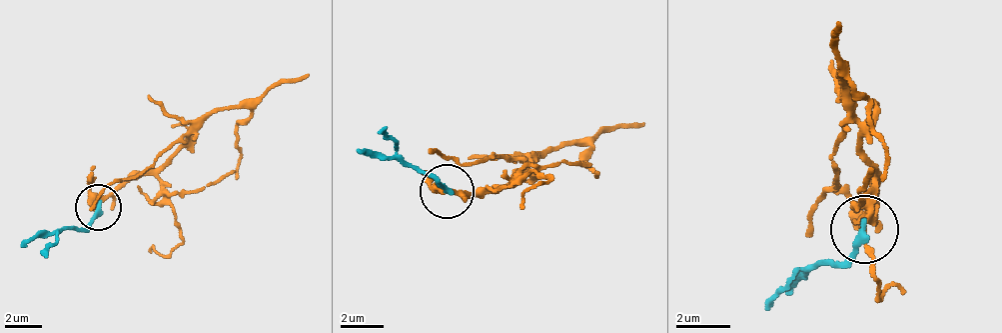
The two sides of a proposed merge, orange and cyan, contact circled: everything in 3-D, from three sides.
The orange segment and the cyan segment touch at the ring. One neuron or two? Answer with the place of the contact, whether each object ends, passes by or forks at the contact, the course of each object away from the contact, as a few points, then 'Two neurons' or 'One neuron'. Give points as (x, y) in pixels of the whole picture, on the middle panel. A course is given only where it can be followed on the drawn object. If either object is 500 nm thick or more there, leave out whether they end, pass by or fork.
Place: (447, 191). At the ring orange passes by. At the ring cyan ends. Course of orange: (443, 193), (501, 189), (549, 148), (590, 143), (610, 128), (645, 123). Course of cyan: (448, 193), (433, 176), (372, 159), (359, 148). One neuron

